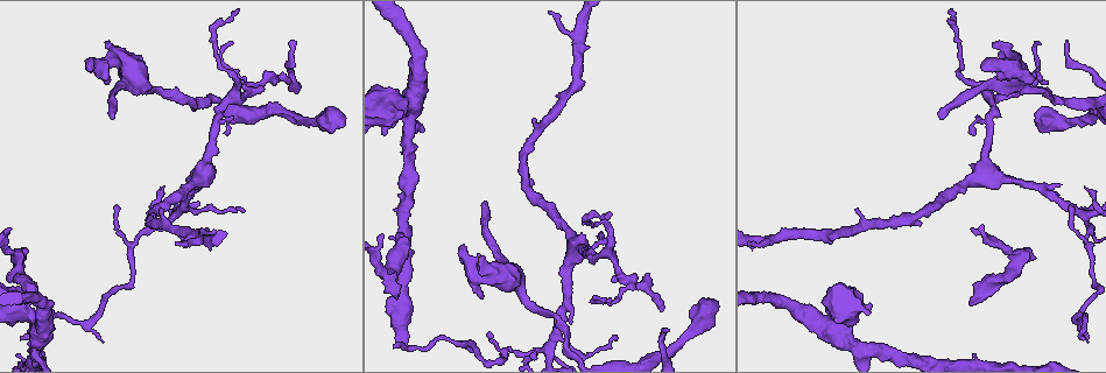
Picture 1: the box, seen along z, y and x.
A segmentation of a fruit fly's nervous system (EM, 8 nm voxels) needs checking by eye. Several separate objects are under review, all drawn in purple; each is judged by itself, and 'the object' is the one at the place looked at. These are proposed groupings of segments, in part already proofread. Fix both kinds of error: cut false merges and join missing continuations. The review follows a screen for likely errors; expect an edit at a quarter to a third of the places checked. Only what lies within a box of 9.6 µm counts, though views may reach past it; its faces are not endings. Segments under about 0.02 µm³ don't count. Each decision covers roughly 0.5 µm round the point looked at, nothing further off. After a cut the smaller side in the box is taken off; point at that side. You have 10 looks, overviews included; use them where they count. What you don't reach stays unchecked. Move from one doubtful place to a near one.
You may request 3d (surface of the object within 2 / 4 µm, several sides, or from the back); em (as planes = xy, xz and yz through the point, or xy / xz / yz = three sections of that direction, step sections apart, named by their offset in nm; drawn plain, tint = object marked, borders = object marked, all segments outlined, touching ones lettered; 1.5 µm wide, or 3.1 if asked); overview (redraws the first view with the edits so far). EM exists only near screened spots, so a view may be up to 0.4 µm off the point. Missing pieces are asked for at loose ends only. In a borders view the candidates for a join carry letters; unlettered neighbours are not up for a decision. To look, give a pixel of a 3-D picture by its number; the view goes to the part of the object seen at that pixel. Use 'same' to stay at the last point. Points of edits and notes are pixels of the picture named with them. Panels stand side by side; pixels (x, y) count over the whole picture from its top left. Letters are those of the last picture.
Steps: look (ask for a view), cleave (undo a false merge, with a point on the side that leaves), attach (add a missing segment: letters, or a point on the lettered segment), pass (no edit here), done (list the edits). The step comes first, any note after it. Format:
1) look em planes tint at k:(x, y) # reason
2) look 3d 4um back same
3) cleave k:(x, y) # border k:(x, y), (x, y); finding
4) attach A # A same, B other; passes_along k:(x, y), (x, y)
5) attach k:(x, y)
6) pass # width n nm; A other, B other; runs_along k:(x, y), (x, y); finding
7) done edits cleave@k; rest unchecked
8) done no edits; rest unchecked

look em planes borders at 1:(1033, 257) # an open end

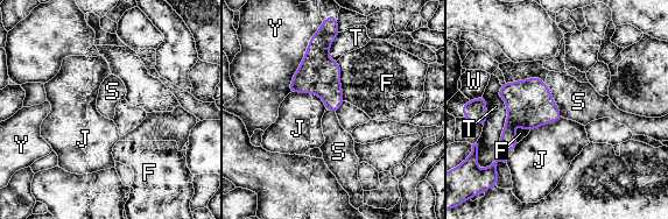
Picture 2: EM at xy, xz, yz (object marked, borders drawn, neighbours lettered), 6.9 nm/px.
attach S # longest_contact Y 500 nm; F other, J other, S same, T other, W other, Y other; passes_along 2:(529, 104), (553, 100), (578, 101); the neuron continues

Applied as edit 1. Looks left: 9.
look em xy step 4 tint at 1:(411, 102) # a narrow waist

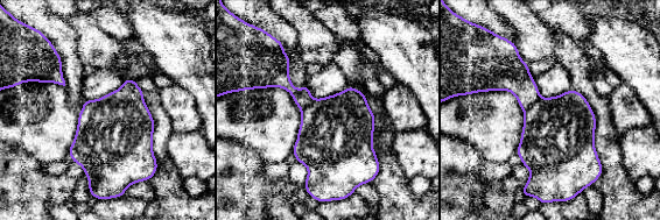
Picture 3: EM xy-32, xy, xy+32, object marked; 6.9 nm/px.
look em planes borders same

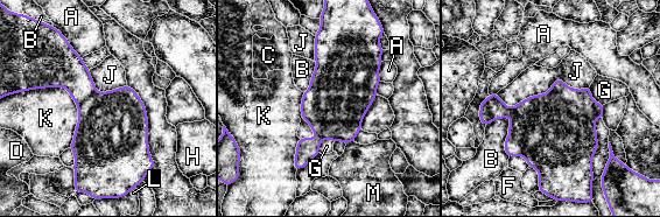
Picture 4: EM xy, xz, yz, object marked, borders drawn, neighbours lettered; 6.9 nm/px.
cleave 4:(622, 216) # width 500 nm; A other, B other, C other, D other, F other, G other, H other, J other, K other, L other, M other; part_leaving 4:(559, 82), (599, 114); a second neuron is stuck on

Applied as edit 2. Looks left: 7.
look overview # see it whole again

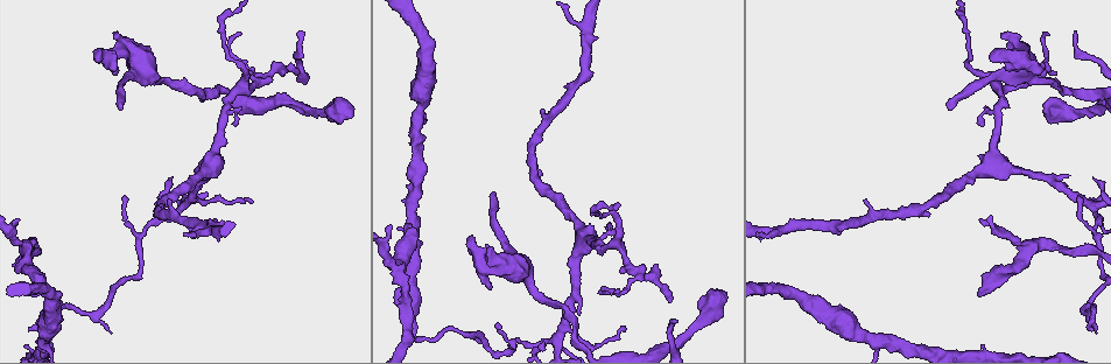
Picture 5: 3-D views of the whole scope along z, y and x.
look 3d 4um at 5:(120, 106) # free end

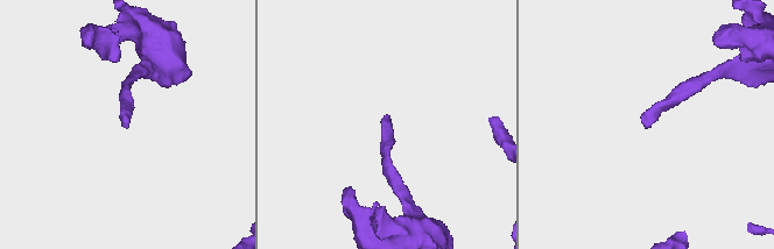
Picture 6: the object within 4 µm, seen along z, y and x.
look em yz step 4 tint at 6:(643, 120) # now the EM

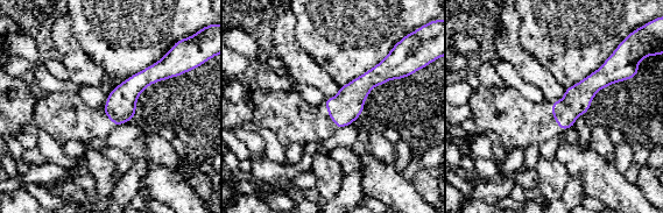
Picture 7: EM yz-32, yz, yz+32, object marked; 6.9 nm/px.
look em planes borders same

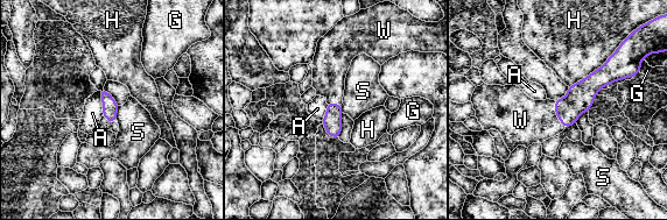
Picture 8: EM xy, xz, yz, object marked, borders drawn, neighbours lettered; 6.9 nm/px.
attach W # width 110 nm; A other, G other, H other, S other, W same; passes_along 8:(580, 97), (555, 114), (520, 120); it goes on there

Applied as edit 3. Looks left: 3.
look 3d 2um at 5:(558, 336) # abrupt turn

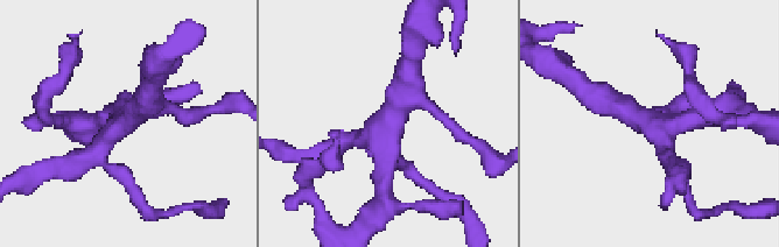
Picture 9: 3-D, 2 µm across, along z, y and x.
look em xy step 8 borders at 9:(385, 123) # now the EM

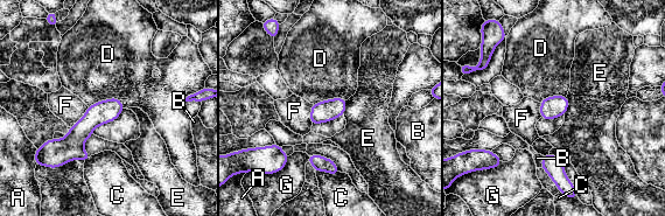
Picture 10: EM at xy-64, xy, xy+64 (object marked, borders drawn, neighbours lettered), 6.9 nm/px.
pass # longest_contact D 260 nm; A other, B other, C other, D other, E other, F other, G other; continuous, no second neuron

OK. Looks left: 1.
done edits attach@2, cleave@4, attach@8; rest unchecked

